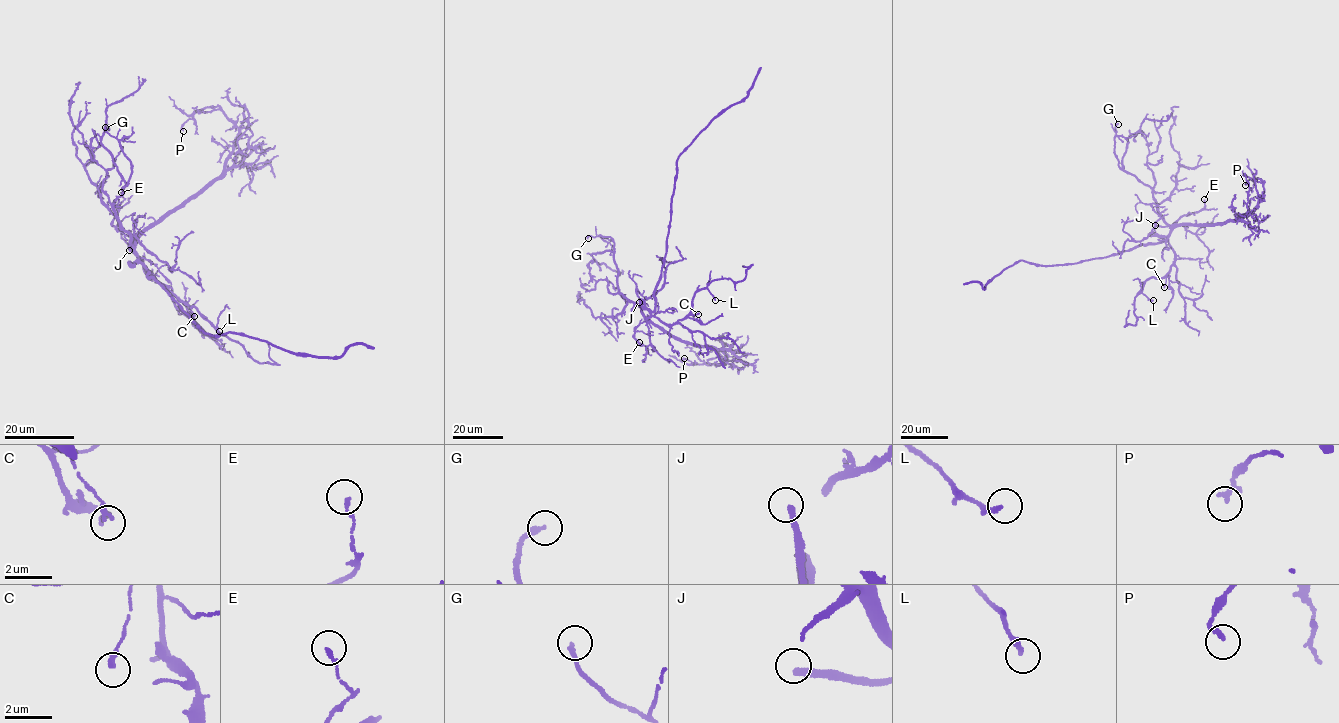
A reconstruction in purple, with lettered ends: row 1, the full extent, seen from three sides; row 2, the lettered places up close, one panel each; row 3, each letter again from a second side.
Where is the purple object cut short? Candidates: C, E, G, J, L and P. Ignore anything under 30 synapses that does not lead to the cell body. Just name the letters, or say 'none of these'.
J

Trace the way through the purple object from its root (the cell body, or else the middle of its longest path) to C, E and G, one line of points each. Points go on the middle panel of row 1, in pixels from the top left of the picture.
C: (657, 281), (655, 310), (650, 312), (653, 316), (671, 325), (689, 315), (698, 314)
E: (657, 281), (655, 310), (635, 330), (634, 338), (641, 346), (639, 342)
G: (657, 281), (655, 310), (646, 317), (639, 307), (619, 292), (612, 240), (600, 234), (588, 238)

